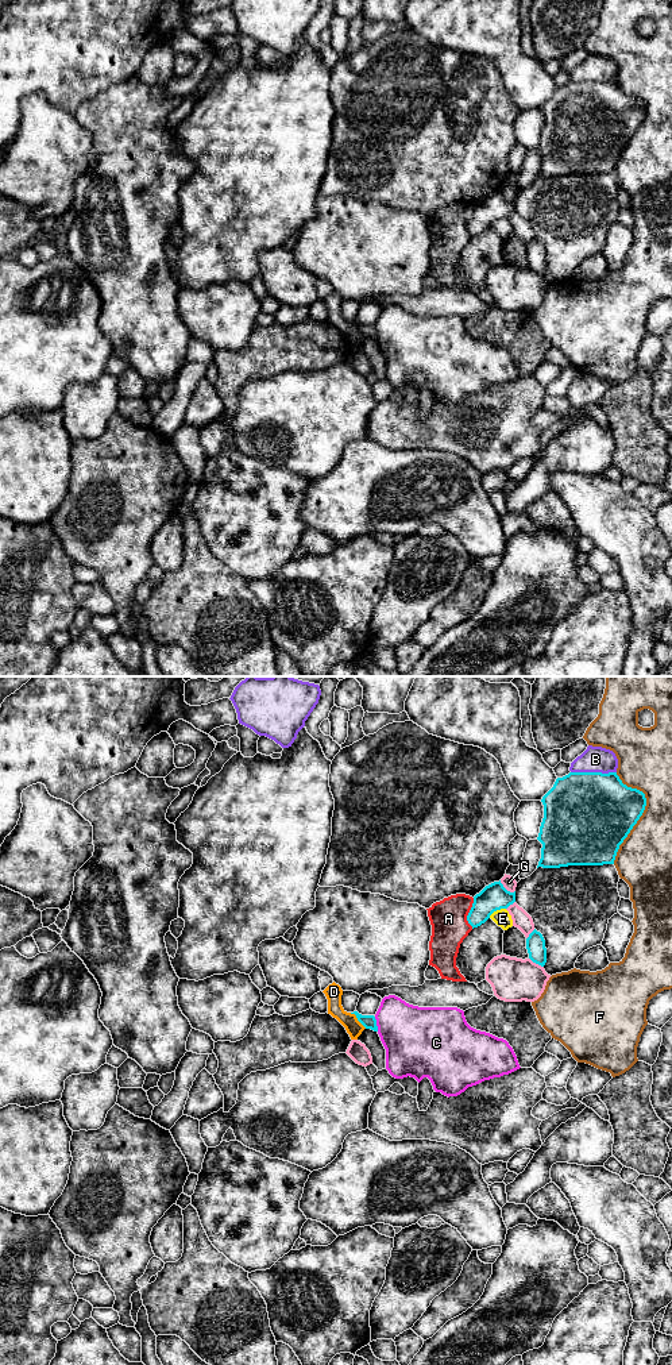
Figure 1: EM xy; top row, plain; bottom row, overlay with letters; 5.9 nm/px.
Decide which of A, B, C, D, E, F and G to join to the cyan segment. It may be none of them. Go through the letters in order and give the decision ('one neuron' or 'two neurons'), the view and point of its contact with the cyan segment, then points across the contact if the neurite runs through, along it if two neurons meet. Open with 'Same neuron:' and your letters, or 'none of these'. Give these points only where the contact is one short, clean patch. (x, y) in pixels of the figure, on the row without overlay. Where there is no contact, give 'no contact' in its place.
Same neuron: none of these
A: two neurons; contact xy (468, 222)
B: two neurons; contact xy (594, 81)
C: two neurons; contact xy (375, 332)
D: two neurons; contact xy (358, 328); border xy (350, 322), (366, 336)
E: two neurons; contact xy (497, 218)
F: two neurons; contact xy (642, 120)
G: two neurons; contact xy (505, 197)

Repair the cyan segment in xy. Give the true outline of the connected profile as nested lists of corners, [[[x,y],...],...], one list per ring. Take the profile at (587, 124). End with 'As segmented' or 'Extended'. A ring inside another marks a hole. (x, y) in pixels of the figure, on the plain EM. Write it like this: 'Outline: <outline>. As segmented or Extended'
Outline: [[[569,81],[556,88],[541,111],[544,127],[537,149],[542,157],[537,177],[614,173],[619,154],[646,115],[645,103],[623,93],[617,81]]]. As segmented

